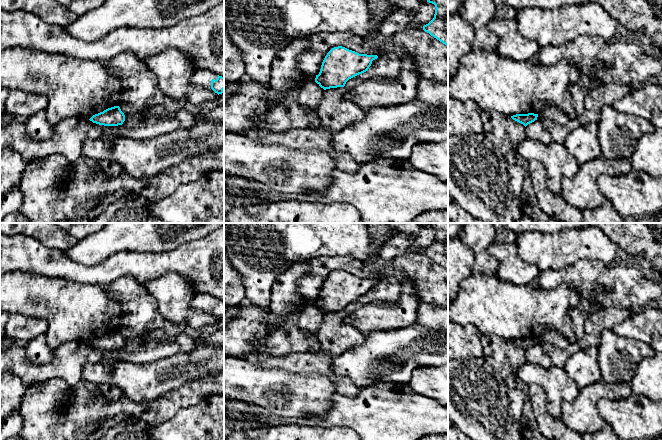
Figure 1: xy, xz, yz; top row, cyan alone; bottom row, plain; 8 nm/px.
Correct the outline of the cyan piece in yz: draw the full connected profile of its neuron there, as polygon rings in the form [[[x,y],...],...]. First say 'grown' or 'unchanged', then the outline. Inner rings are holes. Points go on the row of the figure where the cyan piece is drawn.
unchanged | [[[528,113],[528,114],[516,114],[511,116],[511,118],[521,124],[523,124],[525,127],[537,120],[538,114],[534,113]]]

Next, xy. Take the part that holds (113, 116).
unchanged | [[[114,106],[93,115],[89,120],[99,125],[118,126],[125,121],[125,115],[119,106]]]

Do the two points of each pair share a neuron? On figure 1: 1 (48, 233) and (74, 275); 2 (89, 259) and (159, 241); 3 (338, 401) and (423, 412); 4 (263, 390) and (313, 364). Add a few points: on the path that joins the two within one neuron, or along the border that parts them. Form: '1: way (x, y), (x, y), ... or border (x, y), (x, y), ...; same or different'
1: border (36, 240), (48, 247), (57, 248), (64, 252); different
2: way (106, 242), (142, 241); same
3: way (359, 412), (402, 412); same
4: border (275, 367), (294, 372), (318, 372), (321, 374); different

